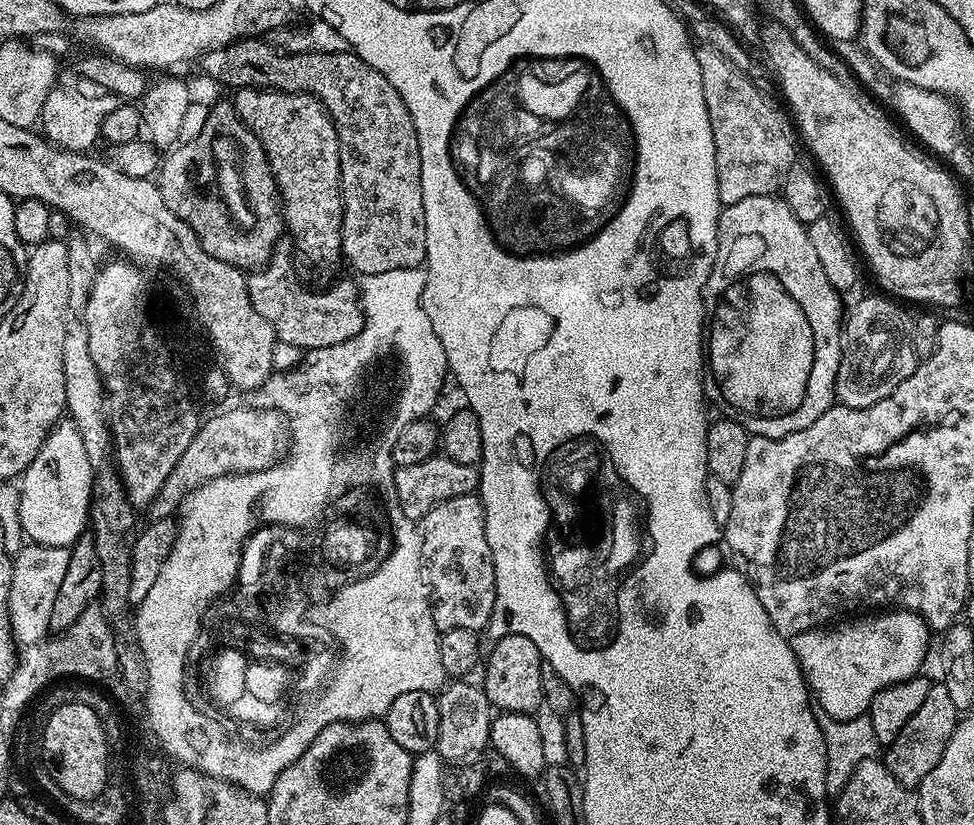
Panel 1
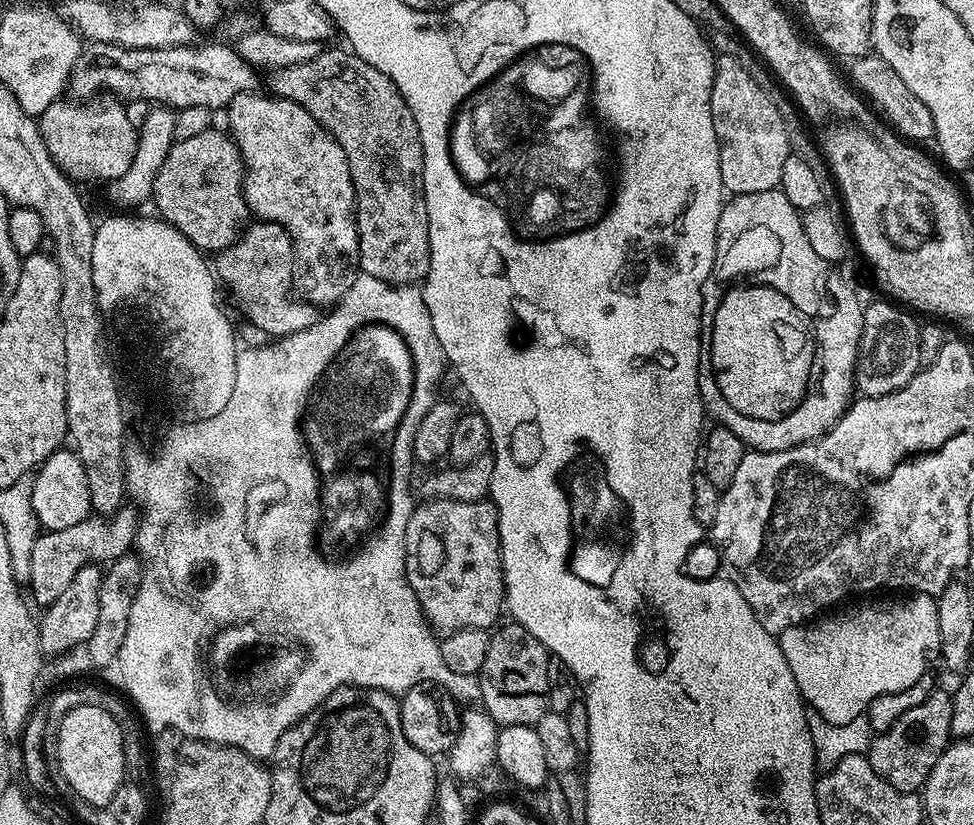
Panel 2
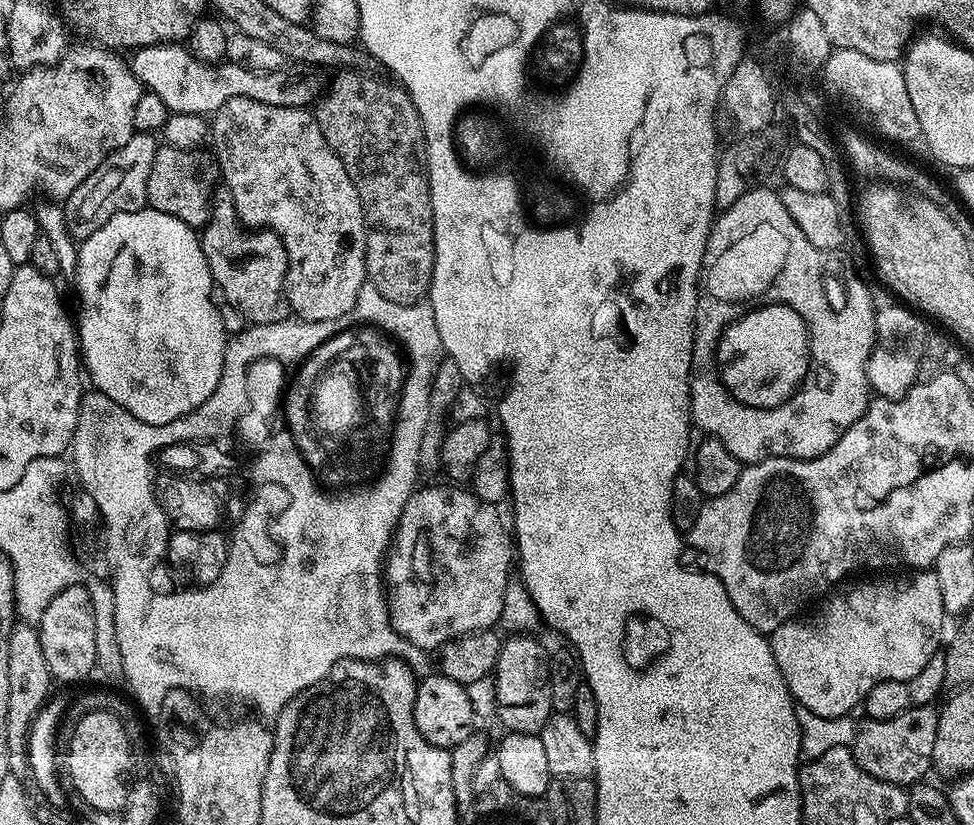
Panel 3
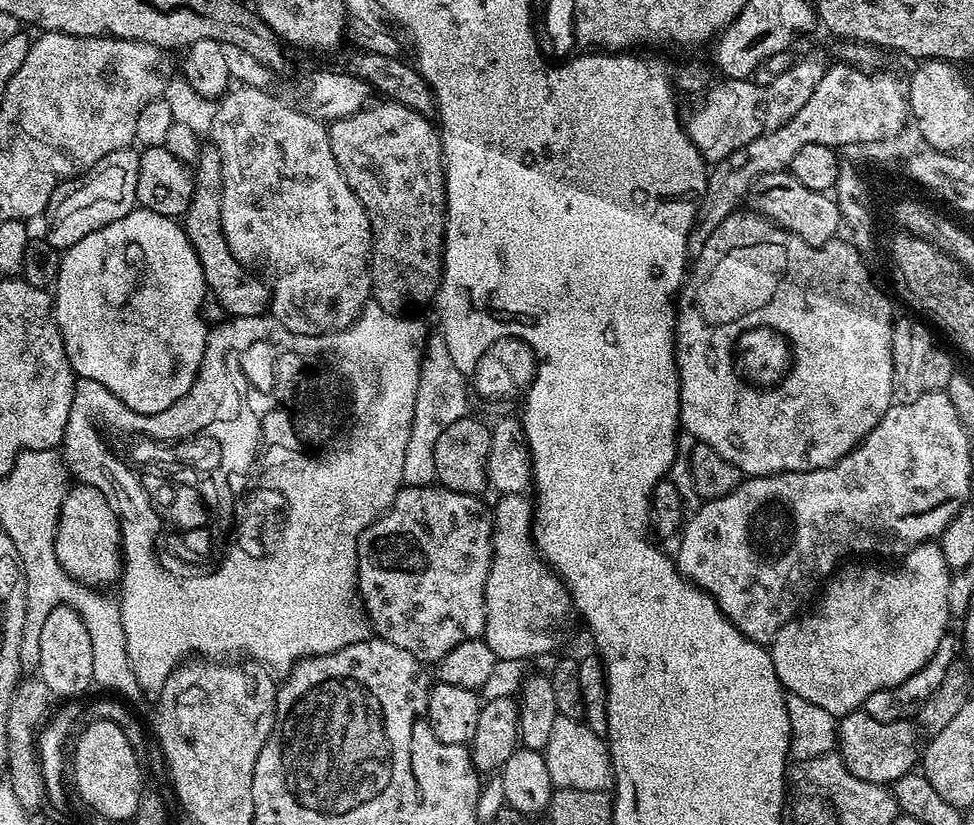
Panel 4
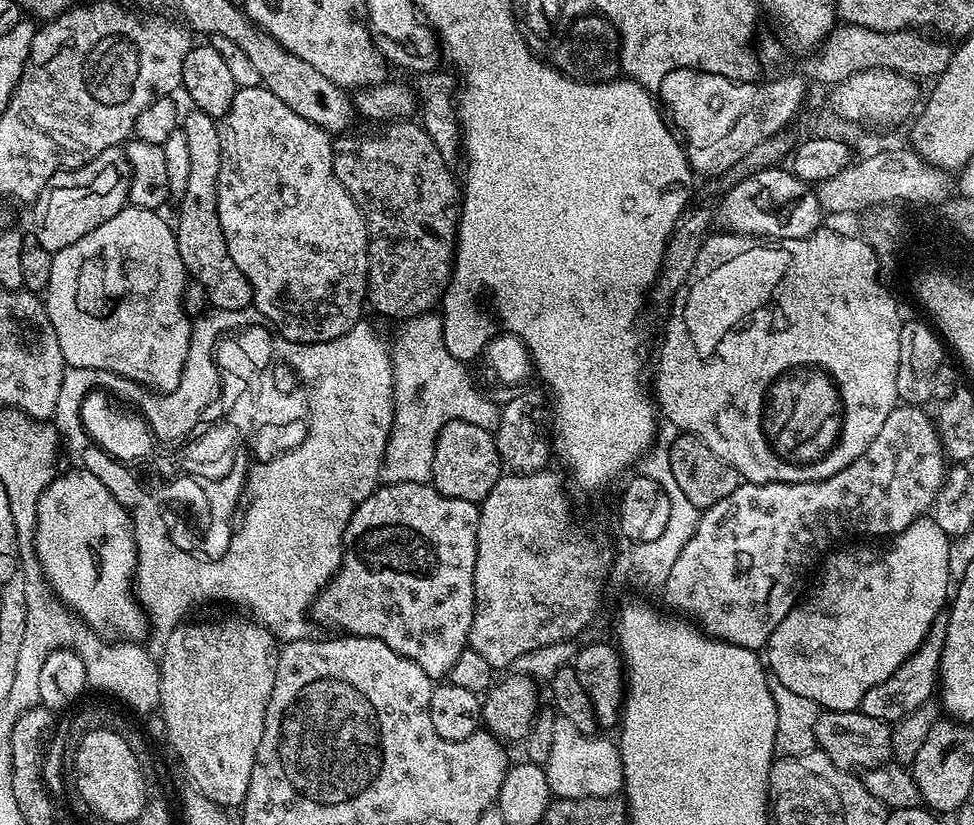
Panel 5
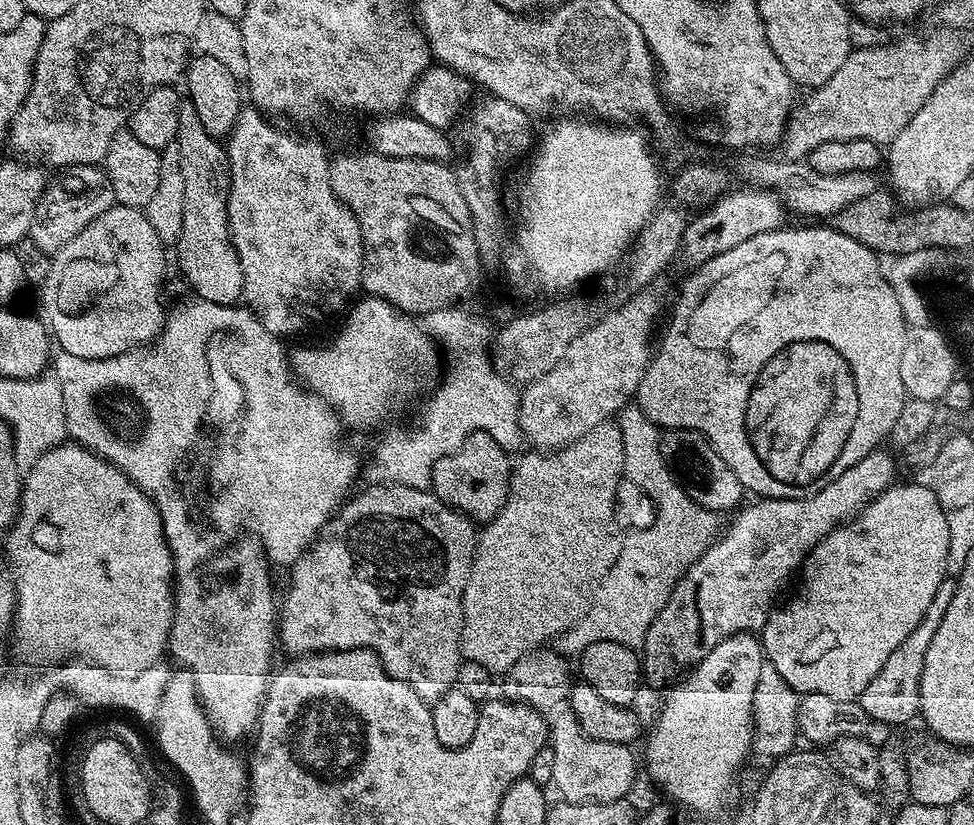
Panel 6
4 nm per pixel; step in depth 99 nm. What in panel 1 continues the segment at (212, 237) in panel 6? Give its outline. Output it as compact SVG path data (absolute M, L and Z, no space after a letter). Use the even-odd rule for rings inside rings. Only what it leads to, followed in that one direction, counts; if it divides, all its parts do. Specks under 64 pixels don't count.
M282 238L267 264L248 276L250 302L254 302L254 310L258 310L258 314L270 322L270 326L274 326L277 340L303 350L338 346L338 342L354 338L354 334L358 334L364 325L364 310L357 281L340 280L330 285L325 292L311 292L296 277L291 252L294 252L293 241Z

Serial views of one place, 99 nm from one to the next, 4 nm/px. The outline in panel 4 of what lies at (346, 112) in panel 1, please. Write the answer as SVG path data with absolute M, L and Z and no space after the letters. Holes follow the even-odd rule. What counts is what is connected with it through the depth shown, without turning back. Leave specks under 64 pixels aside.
M385 99L382 103L373 103L371 106L365 106L361 112L355 112L344 120L331 121L328 128L328 137L330 146L334 150L334 158L354 194L362 202L362 206L368 212L370 226L372 227L372 254L370 257L370 271L372 273L371 299L380 304L388 312L397 314L407 313L408 308L415 304L424 304L433 299L440 291L440 277L444 275L444 257L446 255L446 241L444 238L444 227L448 221L448 189L446 187L446 169L444 166L444 155L440 145L440 133L437 125L433 123L427 115L416 112L414 109L407 108L396 100Z

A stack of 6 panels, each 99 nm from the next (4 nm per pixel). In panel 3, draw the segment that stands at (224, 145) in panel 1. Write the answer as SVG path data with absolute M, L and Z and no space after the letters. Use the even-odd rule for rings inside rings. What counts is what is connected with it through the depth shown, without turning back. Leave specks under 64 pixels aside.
M167 146L157 147L154 154L154 166L150 169L150 182L148 183L147 207L153 213L161 216L173 216L181 224L188 224L194 230L203 229L208 221L208 215L212 209L212 195L218 187L221 179L220 165L216 163L215 155L211 151L204 152L203 147L192 150L178 150Z

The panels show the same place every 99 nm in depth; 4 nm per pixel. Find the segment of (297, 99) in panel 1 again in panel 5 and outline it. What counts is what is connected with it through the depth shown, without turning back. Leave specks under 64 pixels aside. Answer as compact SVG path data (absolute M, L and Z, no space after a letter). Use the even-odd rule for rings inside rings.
M263 86L237 88L234 102L230 102L230 110L219 121L218 127L222 142L218 218L224 231L226 246L230 250L230 258L234 258L234 266L242 270L252 287L254 308L257 308L269 321L264 320L287 340L309 345L345 339L353 331L351 328L359 322L360 315L364 312L364 304L366 308L368 300L368 221L358 210L354 198L350 198L350 194L334 174L333 137L318 126L306 122L306 118L294 114L294 110L290 110L290 106L282 102L282 98L274 98L274 94L270 94L270 90Z

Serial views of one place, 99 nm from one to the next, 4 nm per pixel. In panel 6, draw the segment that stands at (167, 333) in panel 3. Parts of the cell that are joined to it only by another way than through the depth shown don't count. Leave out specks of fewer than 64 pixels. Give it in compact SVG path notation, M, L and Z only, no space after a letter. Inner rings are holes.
M113 206L105 210L104 215L94 218L79 238L71 240L61 252L51 257L48 283L41 291L45 292L40 300L44 303L43 315L55 343L57 340L63 351L91 360L123 356L139 349L136 348L139 344L151 345L162 331L162 313L165 311L160 301L160 279L164 276L163 251L158 234L152 232L152 227L135 208Z

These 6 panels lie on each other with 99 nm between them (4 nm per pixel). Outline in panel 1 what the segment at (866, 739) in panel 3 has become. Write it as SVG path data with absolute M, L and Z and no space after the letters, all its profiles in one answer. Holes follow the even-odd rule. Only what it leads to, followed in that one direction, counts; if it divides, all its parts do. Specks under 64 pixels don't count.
M942 682L933 683L930 694L926 694L926 702L918 706L918 714L914 714L914 718L910 718L910 722L902 726L902 734L898 734L898 738L894 738L894 742L887 745L883 753L882 759L890 774L894 774L894 778L898 778L902 786L919 789L926 774L930 774L930 770L938 766L946 750L946 742L950 742L950 734L954 734L957 723L958 713L950 698L950 690L946 690Z

